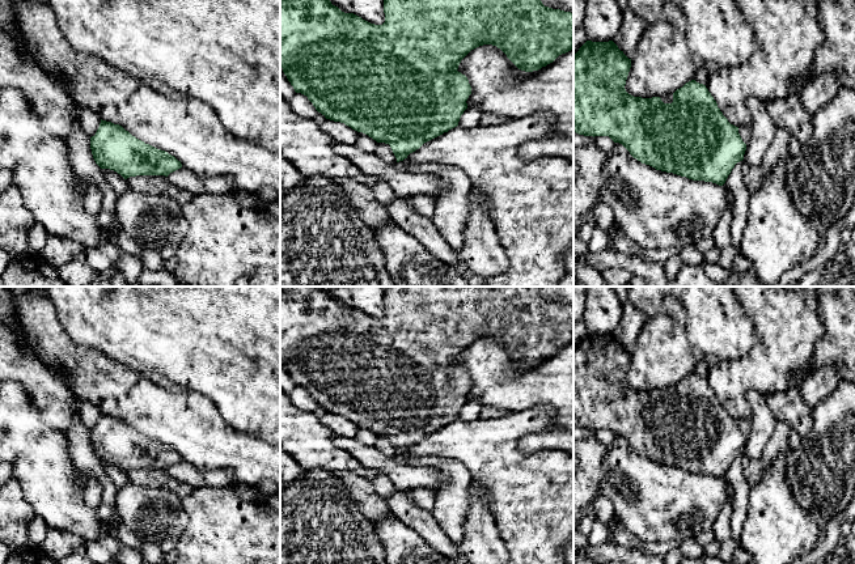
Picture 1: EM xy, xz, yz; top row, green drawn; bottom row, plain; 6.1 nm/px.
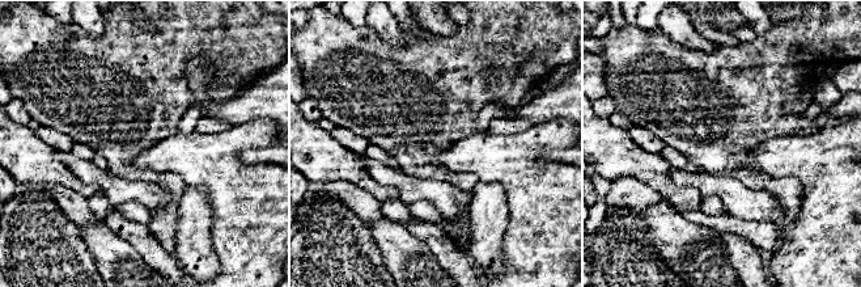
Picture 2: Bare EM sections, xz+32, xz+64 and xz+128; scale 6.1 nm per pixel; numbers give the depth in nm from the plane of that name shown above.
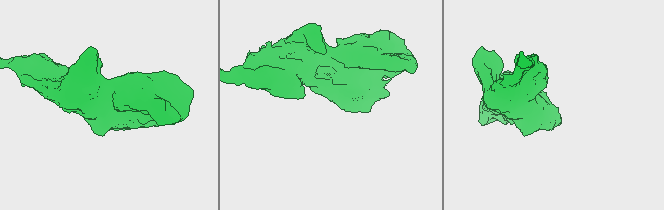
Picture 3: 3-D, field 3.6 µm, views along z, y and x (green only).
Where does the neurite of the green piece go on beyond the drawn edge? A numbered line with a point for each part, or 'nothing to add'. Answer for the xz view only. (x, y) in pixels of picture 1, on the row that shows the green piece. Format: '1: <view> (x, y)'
1: xz (451, 213)

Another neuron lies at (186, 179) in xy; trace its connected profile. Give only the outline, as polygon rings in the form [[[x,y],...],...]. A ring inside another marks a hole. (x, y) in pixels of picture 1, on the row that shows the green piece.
[[[181,167],[168,175],[168,179],[190,195],[225,195],[236,191],[233,178],[229,175],[200,177],[192,170]]]

